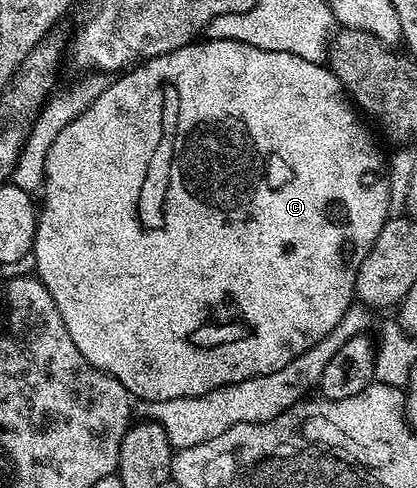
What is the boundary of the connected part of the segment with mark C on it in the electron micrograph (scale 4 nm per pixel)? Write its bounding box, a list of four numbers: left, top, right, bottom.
[32,38,390,403]

